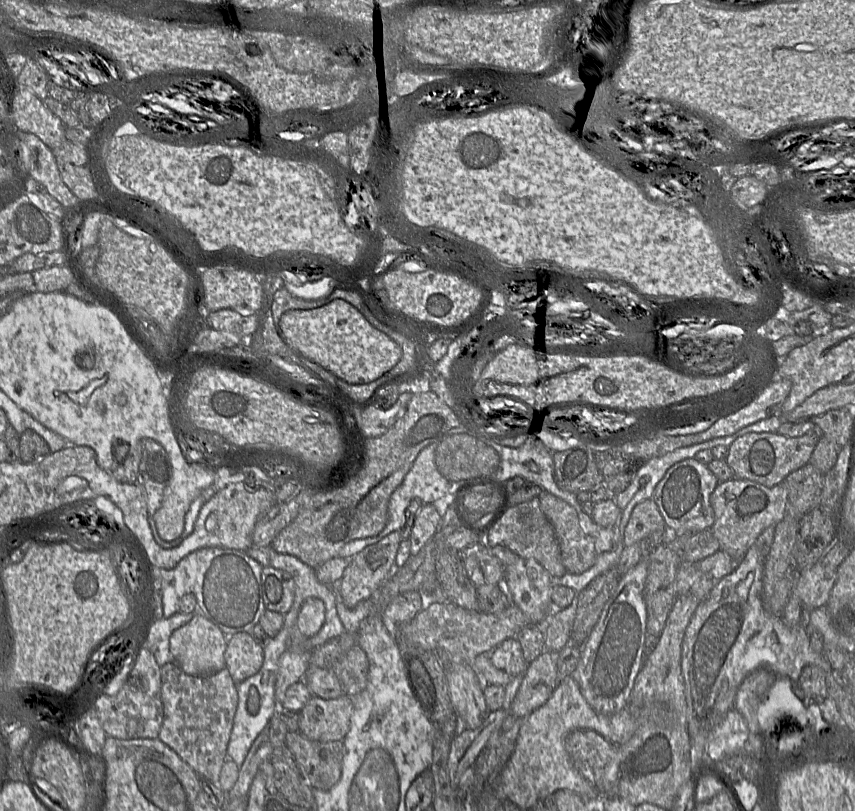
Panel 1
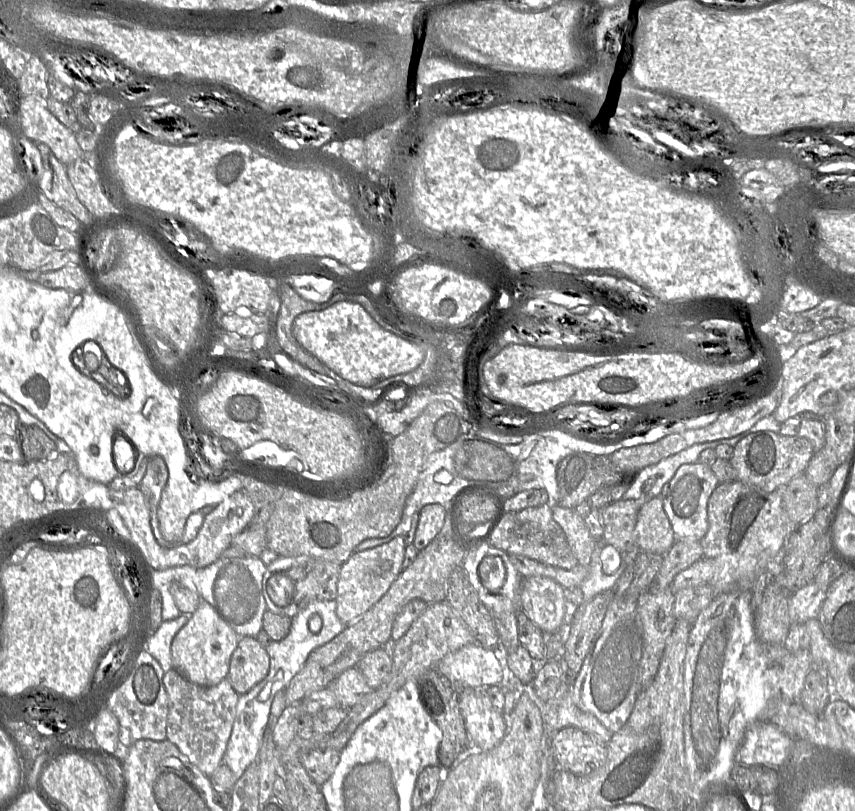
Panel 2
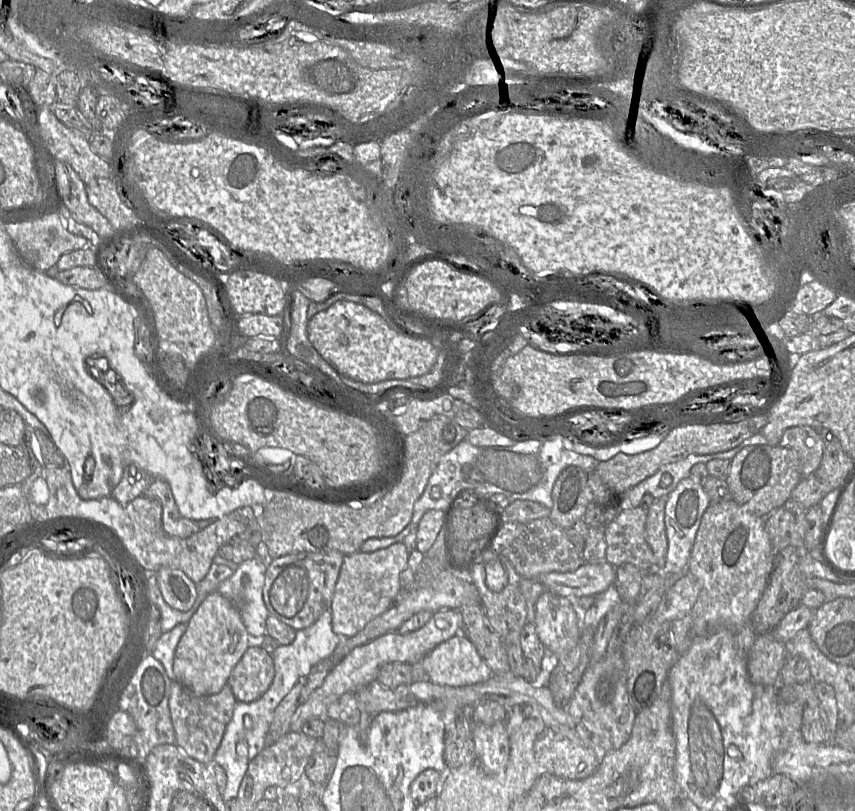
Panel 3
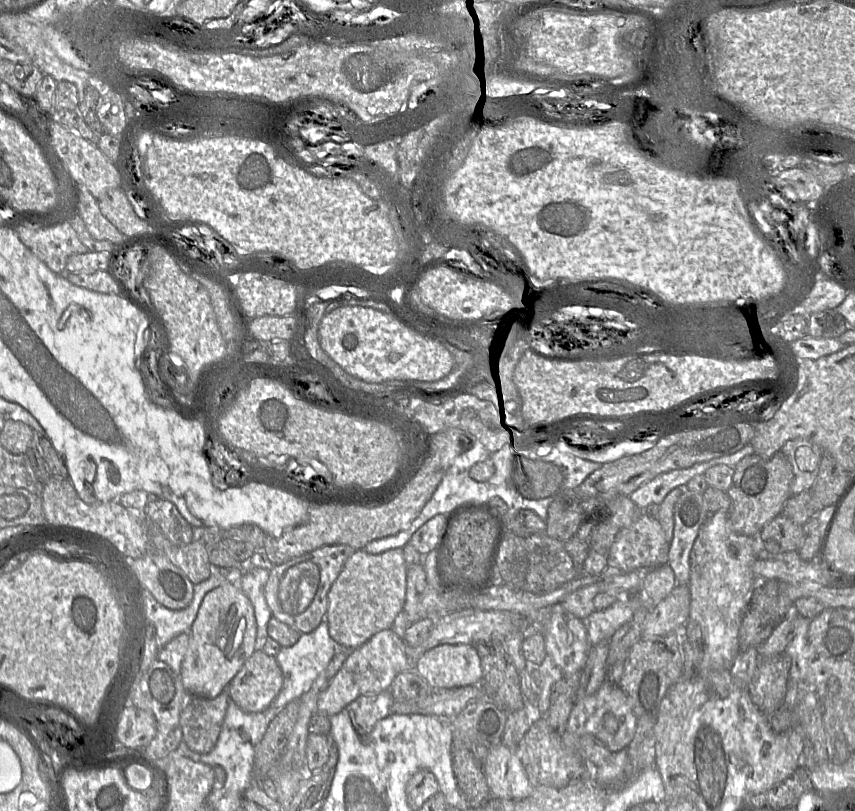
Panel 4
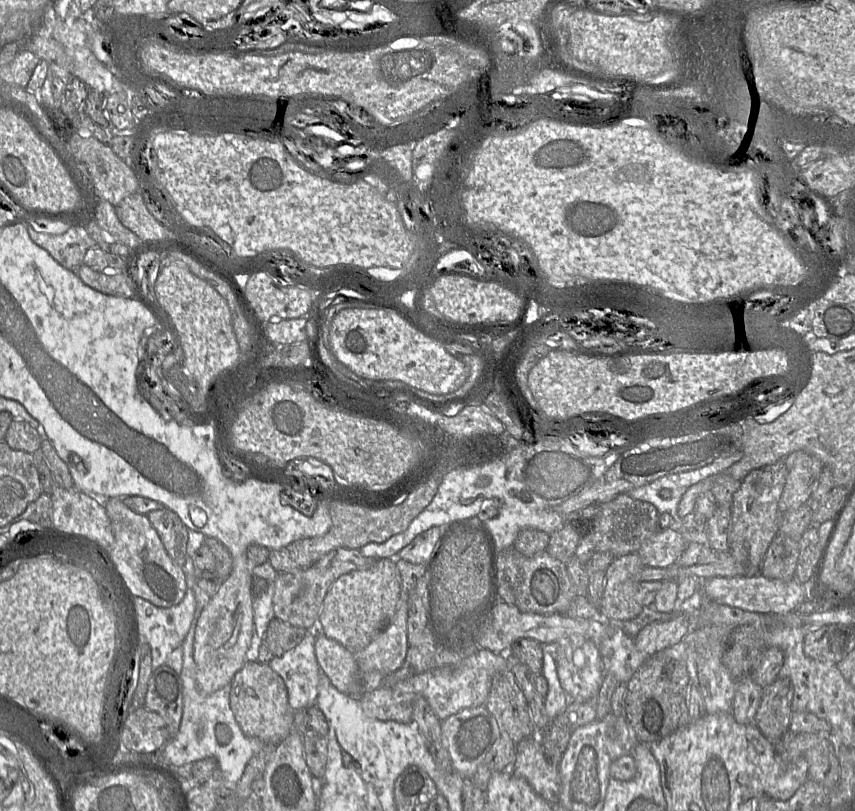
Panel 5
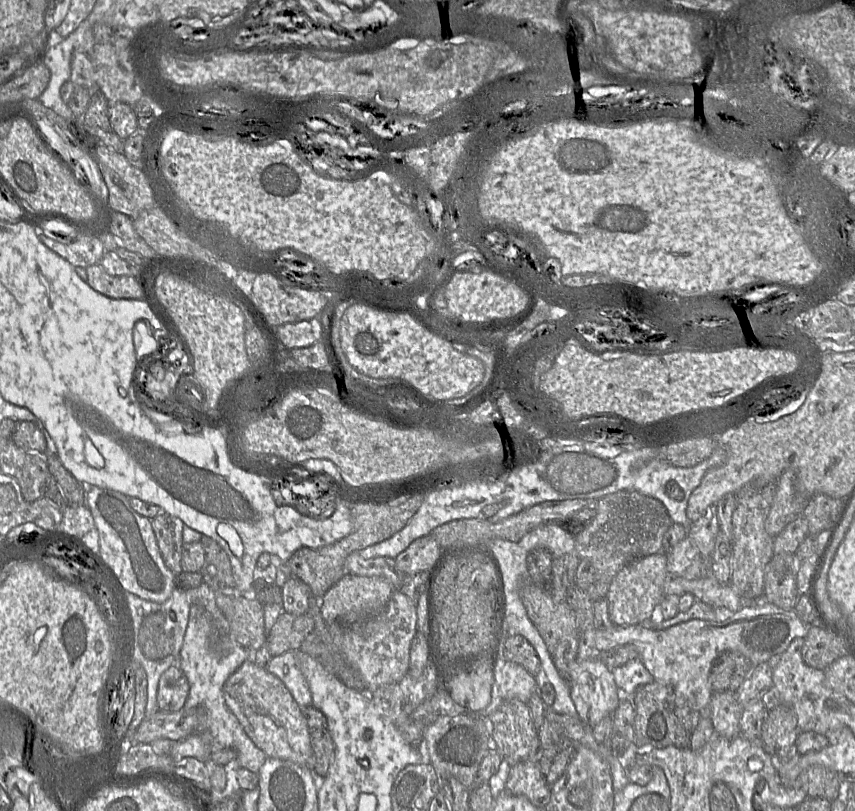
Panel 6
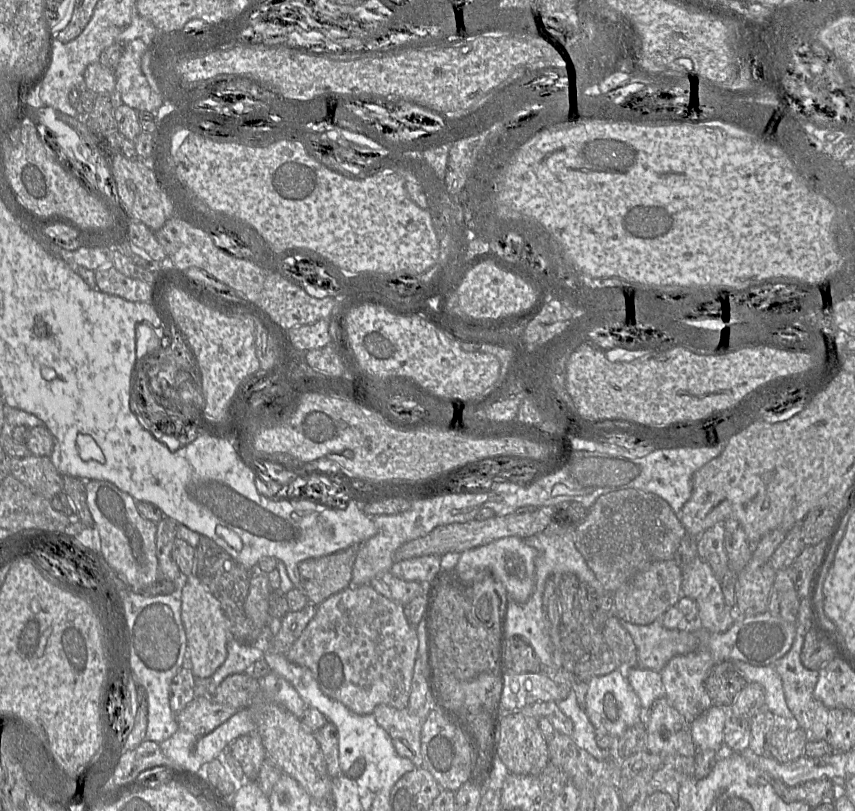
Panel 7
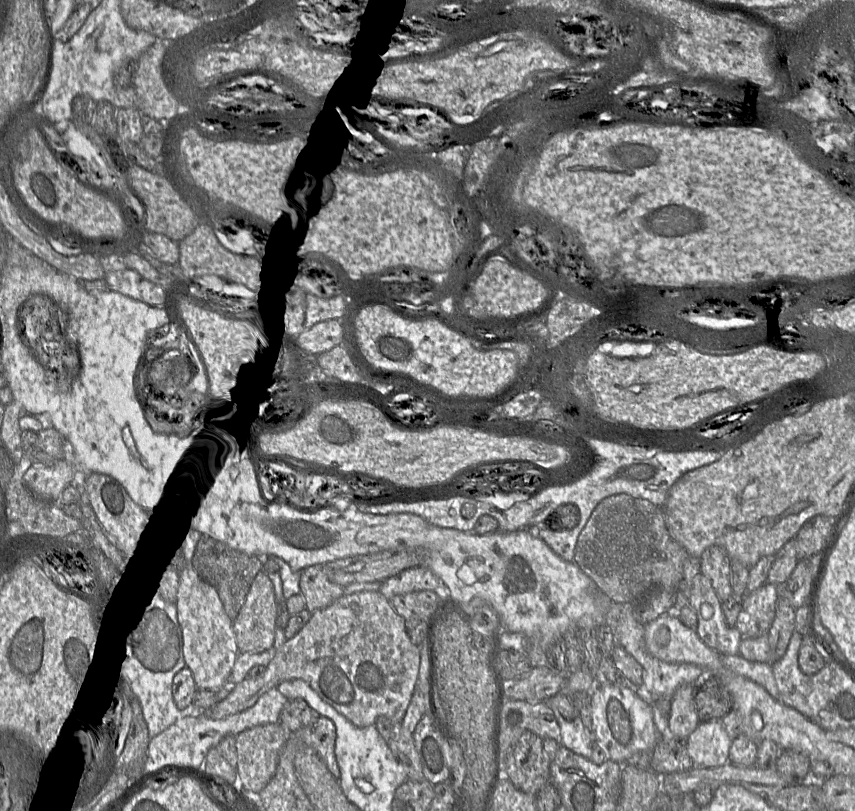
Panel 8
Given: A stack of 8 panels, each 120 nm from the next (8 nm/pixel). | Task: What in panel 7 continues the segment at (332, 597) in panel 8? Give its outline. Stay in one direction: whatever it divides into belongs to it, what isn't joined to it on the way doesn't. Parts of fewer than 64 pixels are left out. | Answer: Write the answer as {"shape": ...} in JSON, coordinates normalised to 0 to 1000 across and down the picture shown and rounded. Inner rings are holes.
{"shape":[[[421,671],[349,695],[349,707],[361,745],[373,746],[411,720],[414,691]]]}

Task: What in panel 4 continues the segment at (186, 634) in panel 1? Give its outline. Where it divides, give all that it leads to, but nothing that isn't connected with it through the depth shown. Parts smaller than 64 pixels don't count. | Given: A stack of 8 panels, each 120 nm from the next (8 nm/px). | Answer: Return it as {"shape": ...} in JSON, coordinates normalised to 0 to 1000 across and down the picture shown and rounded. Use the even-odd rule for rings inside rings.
{"shape":[[[265,718],[244,729],[220,779],[220,799],[211,826],[218,853],[250,862],[264,851],[271,836],[298,803],[299,777],[296,746],[280,721]]]}

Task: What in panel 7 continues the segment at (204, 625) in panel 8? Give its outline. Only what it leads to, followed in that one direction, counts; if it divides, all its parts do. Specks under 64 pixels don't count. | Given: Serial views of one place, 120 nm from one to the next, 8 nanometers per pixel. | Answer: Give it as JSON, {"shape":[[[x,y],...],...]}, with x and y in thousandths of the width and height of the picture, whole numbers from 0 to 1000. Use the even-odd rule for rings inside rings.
{"shape":[[[227,708],[214,711],[209,719],[207,734],[212,740],[212,763],[219,789],[216,822],[222,822],[229,836],[244,836],[265,811],[265,792],[270,787],[268,763],[261,753],[258,744]]]}

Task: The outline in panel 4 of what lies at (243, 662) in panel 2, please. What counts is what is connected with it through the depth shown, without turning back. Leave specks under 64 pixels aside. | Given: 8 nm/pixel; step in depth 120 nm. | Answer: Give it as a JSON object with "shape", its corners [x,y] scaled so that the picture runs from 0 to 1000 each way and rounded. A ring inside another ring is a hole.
{"shape":[[[298,801],[269,840],[265,855],[288,878],[310,875],[327,853],[331,832],[320,809]]]}

